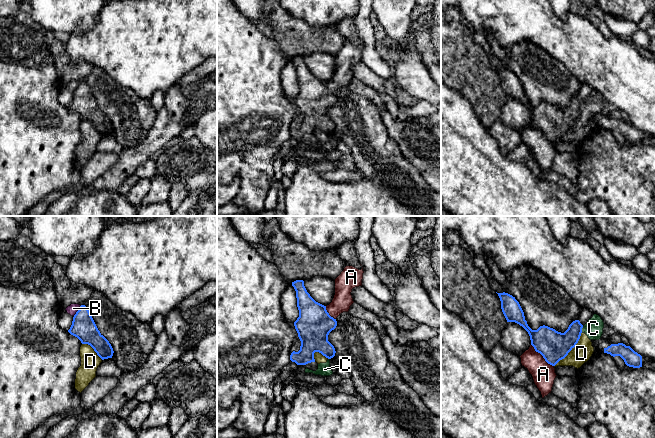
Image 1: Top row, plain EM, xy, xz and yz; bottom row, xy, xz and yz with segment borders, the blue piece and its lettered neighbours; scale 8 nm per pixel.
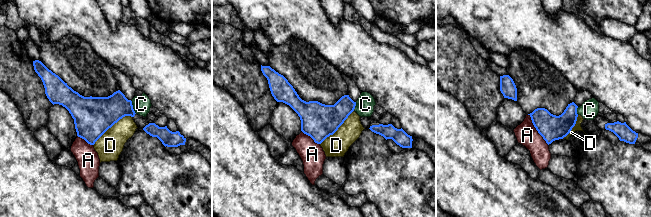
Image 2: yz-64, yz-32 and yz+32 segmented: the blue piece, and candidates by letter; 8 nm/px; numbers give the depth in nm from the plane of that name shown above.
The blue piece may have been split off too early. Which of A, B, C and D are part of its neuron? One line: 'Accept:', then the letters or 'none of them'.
Accept: none of them

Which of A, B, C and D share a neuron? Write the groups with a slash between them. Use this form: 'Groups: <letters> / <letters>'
Groups: A / B / C D

